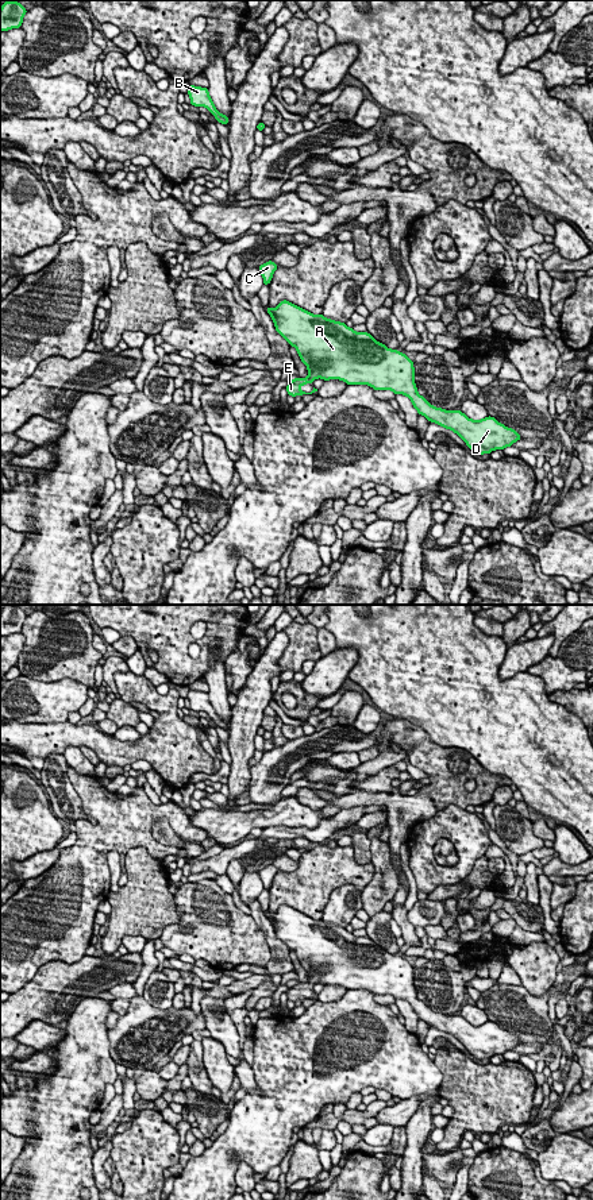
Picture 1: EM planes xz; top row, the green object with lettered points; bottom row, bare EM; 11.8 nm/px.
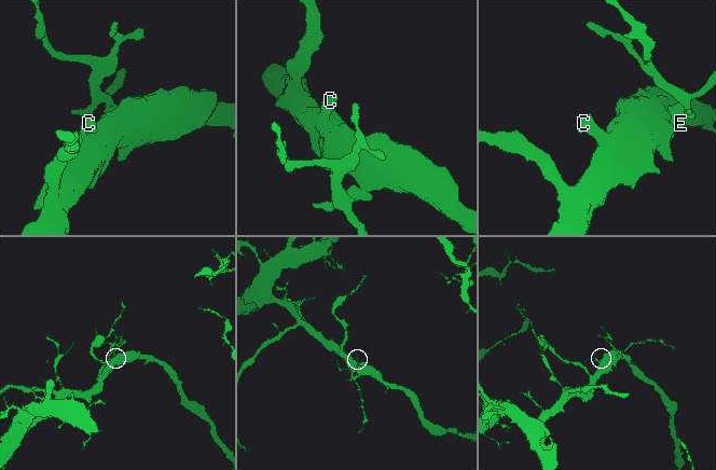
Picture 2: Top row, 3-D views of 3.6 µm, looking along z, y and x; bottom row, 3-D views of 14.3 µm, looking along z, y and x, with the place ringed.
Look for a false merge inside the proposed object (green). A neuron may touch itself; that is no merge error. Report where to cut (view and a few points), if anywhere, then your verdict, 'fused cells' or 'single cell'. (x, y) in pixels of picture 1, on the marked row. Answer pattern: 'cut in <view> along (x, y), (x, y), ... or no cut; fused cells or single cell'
no cut; single cell

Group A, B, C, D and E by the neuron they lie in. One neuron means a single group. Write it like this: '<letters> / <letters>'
A B C D E

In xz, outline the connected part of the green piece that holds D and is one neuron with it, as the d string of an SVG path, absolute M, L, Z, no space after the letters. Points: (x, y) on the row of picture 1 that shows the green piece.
M282 300L274 309L272 308L266 308L266 312L270 315L273 323L274 323L274 327L276 327L276 331L289 343L289 346L293 346L301 359L301 362L307 366L308 369L308 377L307 378L294 378L289 382L289 385L286 386L286 391L288 391L288 396L292 396L292 397L296 397L296 396L304 396L304 394L312 394L315 391L317 391L317 389L313 387L313 390L311 393L305 393L305 391L301 391L300 387L305 383L311 383L317 379L317 378L321 378L324 381L330 381L330 379L339 379L339 381L343 381L346 382L347 385L369 385L370 387L373 387L374 390L392 390L394 394L403 394L403 396L407 396L413 408L417 410L419 414L424 416L430 422L436 422L438 425L446 428L446 429L451 429L454 433L457 433L465 443L466 445L474 451L475 454L478 455L484 455L484 454L490 454L492 451L494 449L504 449L505 447L511 447L513 443L516 443L517 440L521 440L520 435L512 429L512 428L508 428L505 427L504 424L498 422L494 417L485 417L482 420L471 420L469 418L465 413L462 413L461 410L446 410L446 409L442 409L442 408L435 408L434 405L431 405L423 396L420 396L417 393L417 387L416 387L416 383L415 383L415 367L413 367L413 362L403 352L397 351L397 350L390 350L388 348L385 344L377 342L370 333L367 332L355 332L353 328L349 328L344 323L340 323L340 321L335 321L335 320L331 320L331 319L327 319L324 317L323 315L312 315L311 312L286 301L286 300Z

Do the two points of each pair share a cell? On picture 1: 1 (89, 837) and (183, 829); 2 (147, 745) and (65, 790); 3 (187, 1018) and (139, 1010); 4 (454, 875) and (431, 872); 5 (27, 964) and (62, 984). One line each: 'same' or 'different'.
1: same
2: different
3: same
4: same
5: different

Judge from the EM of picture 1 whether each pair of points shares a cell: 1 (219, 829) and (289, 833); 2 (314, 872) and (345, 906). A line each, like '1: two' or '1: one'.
1: two
2: two

